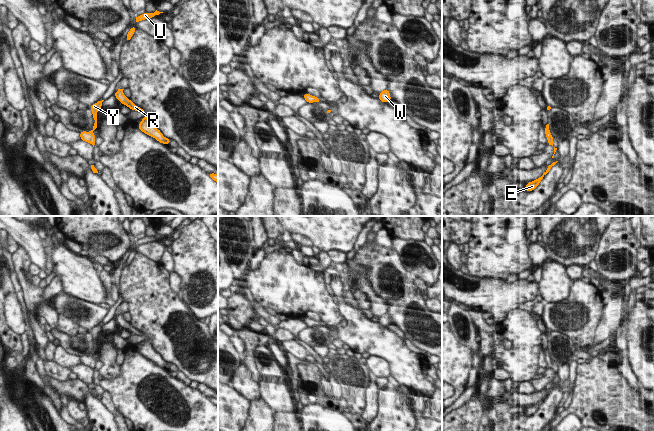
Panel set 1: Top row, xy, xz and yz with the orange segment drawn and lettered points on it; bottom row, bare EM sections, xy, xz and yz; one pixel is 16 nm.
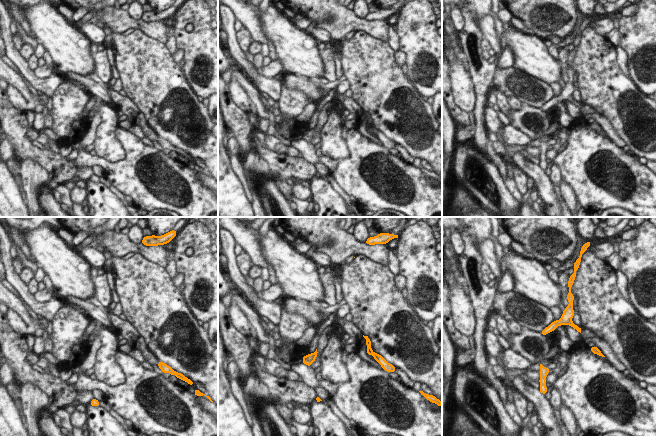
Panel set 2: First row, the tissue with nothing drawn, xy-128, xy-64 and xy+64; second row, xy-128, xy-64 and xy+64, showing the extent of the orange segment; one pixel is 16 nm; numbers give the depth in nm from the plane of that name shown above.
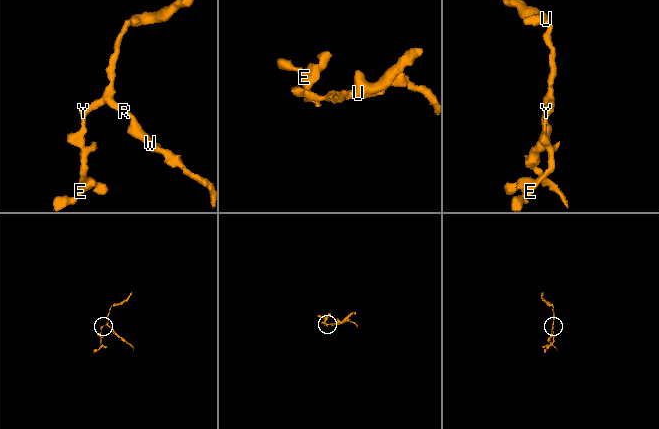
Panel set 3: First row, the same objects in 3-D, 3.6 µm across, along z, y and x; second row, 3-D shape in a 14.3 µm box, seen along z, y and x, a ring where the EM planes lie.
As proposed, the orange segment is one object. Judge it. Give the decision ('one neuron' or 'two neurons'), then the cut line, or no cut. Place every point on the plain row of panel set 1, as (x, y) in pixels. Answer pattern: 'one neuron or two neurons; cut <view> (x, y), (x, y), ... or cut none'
one neuron; cut none

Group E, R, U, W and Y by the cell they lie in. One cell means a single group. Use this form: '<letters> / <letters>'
E R U W Y

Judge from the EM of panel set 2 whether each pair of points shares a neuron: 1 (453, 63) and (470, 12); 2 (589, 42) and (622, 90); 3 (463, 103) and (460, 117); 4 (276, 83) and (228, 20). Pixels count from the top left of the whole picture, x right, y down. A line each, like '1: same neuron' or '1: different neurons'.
1: different neurons
2: same neuron
3: different neurons
4: same neuron

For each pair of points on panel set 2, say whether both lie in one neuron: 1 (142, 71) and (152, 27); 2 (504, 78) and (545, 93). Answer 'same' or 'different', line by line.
1: different
2: same

